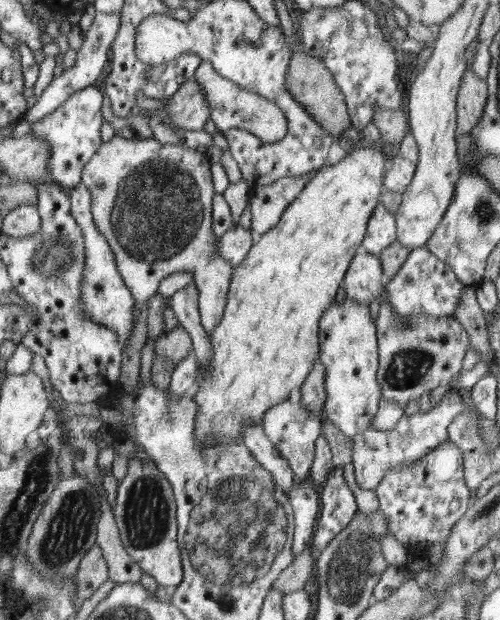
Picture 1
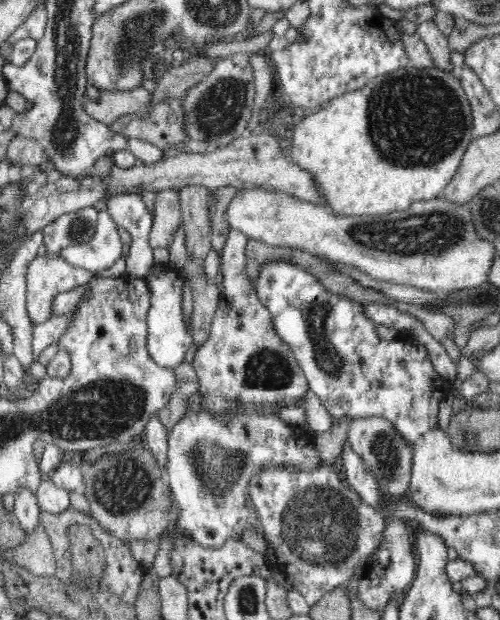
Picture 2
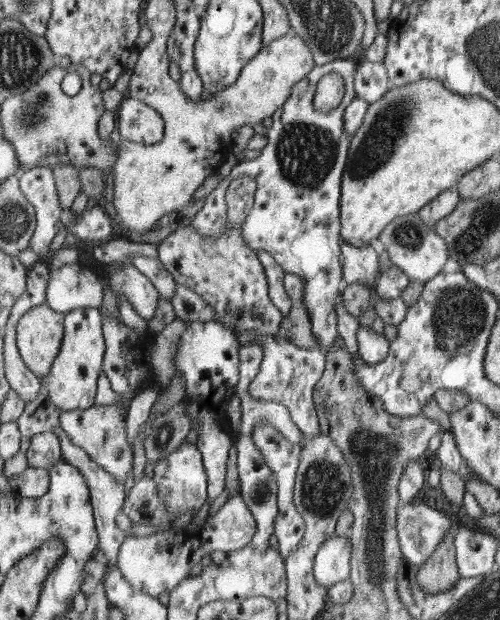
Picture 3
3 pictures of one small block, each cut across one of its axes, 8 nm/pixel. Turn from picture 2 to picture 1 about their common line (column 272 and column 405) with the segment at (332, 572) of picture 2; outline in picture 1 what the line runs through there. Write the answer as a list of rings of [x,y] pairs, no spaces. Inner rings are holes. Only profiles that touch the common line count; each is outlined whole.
[[[448,440],[410,466],[388,472],[388,475],[382,477],[380,483],[374,488],[380,502],[379,510],[387,518],[389,534],[401,542],[409,554],[425,556],[428,553],[428,547],[432,544],[436,542],[445,544],[457,520],[463,518],[464,512],[469,510],[472,492],[467,484],[464,484],[466,470],[462,470],[462,455],[462,449]]]

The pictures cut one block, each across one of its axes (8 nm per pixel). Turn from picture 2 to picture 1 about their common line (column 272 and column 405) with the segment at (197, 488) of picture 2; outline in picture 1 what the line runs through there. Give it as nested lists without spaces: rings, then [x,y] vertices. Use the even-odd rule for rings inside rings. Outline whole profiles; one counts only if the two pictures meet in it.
[[[450,388],[443,395],[438,406],[432,407],[427,412],[420,410],[410,416],[404,414],[392,430],[379,431],[368,428],[363,433],[354,436],[352,438],[353,465],[358,486],[364,490],[374,489],[380,483],[380,479],[388,475],[388,472],[408,467],[423,456],[430,454],[436,447],[449,440],[449,426],[465,410],[469,410],[469,406],[463,403],[461,394],[457,393],[456,389]]]

